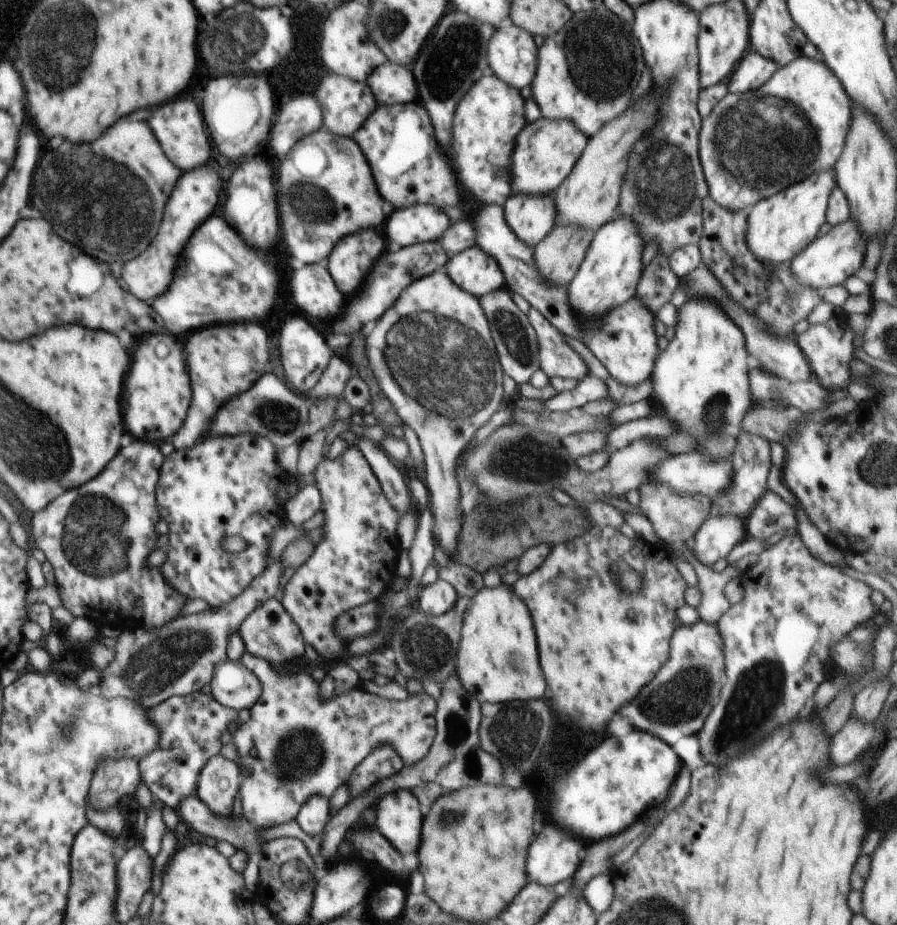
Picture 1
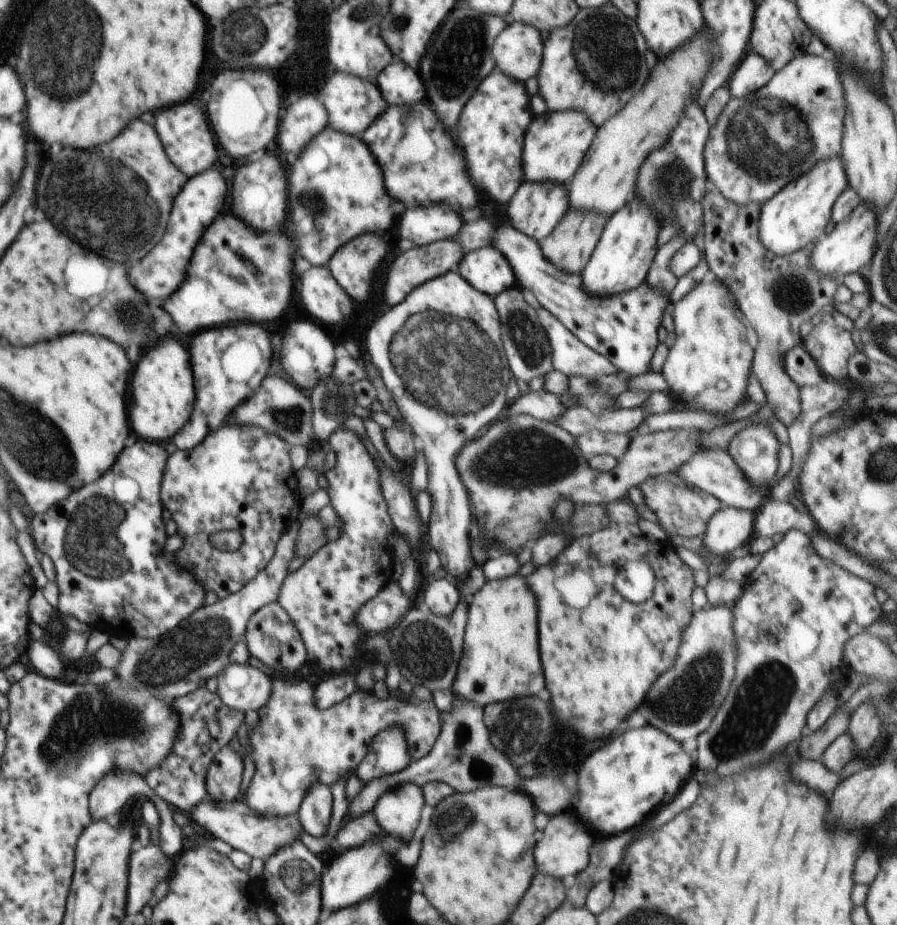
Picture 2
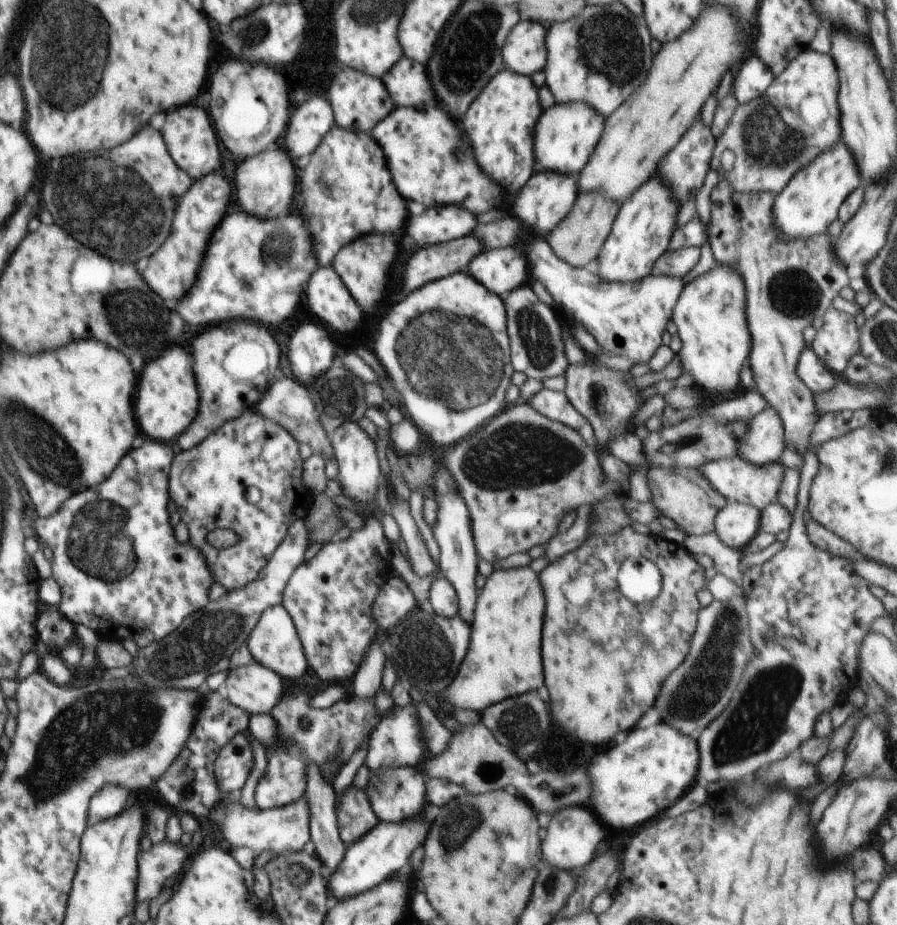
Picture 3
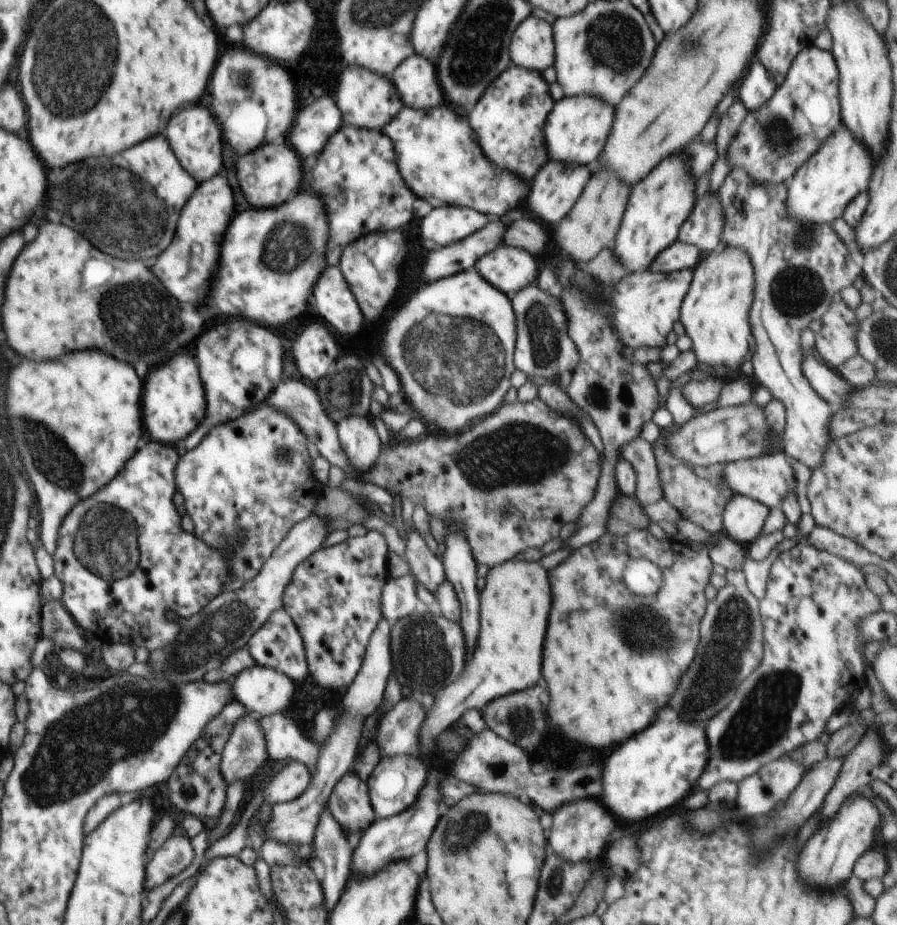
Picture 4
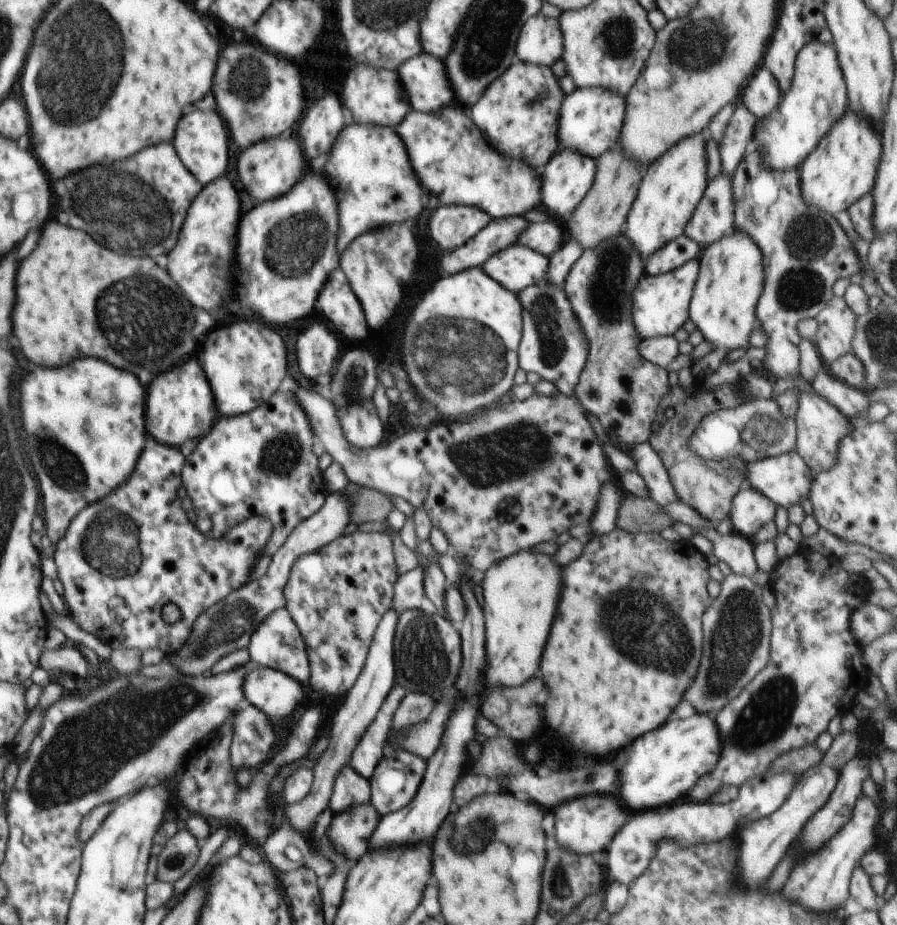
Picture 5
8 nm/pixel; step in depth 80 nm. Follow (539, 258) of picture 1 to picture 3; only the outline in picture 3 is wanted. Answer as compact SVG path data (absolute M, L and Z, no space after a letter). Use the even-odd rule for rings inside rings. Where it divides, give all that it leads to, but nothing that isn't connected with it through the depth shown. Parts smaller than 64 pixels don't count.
M594 192L579 194L578 200L568 212L568 216L560 221L558 226L546 237L546 240L562 260L575 267L592 266L599 255L604 240L611 233L610 228L618 216L618 204L614 200L606 200L606 196L594 196Z

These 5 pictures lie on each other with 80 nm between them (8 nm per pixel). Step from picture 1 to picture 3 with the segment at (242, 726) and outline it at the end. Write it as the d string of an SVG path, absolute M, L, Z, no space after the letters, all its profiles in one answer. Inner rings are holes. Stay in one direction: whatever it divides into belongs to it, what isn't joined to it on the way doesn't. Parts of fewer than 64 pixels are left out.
M298 692L294 696L283 696L270 714L278 720L279 736L278 742L275 743L278 746L268 748L268 774L258 782L258 788L255 791L256 804L260 809L276 808L276 806L285 807L290 802L298 801L298 798L302 798L302 794L306 790L306 764L308 762L322 764L324 760L330 760L334 756L349 760L350 756L358 749L358 746L369 740L370 732L374 730L374 727L383 717L376 714L374 701L356 699L350 694L344 700L335 702L331 707L319 709L312 708L309 705L308 698L302 692Z

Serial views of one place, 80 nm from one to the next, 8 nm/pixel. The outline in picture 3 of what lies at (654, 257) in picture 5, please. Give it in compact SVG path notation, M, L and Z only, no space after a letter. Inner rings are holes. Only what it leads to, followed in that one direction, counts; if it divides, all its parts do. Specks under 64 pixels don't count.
M682 247L664 251L655 262L652 273L670 275L673 277L684 277L700 258L700 247Z

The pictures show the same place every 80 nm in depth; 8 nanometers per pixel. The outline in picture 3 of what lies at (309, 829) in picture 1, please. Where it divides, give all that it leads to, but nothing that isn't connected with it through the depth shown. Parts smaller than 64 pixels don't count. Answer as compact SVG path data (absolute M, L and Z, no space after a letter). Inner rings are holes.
M316 764L308 766L306 796L310 802L309 829L315 846L315 855L330 872L336 872L336 868L342 862L342 856L346 854L346 846L342 844L338 834L336 812L334 812L334 804L336 804L334 790L322 780Z

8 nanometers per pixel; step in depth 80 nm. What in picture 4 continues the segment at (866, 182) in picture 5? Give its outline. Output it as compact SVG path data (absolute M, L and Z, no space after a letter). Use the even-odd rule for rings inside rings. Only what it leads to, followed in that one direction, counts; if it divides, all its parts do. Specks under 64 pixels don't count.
M842 126L838 132L833 132L826 138L816 154L810 156L786 184L787 211L797 219L832 226L836 218L843 216L848 203L857 194L869 189L872 162L874 158L868 148L860 140L856 140L856 136L848 128Z

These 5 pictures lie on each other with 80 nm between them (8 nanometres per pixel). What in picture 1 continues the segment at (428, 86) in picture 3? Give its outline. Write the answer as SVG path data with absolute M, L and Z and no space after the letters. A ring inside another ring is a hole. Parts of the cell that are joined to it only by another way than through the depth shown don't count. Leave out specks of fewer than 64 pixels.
M388 61L373 70L366 82L378 105L388 106L418 100L418 87L413 72L408 68Z

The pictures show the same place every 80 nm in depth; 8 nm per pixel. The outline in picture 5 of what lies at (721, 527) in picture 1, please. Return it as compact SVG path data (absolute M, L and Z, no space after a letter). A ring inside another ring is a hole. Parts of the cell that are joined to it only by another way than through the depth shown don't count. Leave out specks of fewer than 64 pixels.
M744 486L733 498L729 517L732 519L734 530L753 540L756 532L774 520L777 504L764 493L750 486Z

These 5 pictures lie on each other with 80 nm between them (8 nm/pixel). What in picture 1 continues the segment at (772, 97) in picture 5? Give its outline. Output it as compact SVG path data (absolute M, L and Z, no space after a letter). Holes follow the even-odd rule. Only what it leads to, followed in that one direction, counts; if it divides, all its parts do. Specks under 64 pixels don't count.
M749 48L726 81L728 90L734 94L736 90L742 93L756 90L766 84L779 67L773 60Z

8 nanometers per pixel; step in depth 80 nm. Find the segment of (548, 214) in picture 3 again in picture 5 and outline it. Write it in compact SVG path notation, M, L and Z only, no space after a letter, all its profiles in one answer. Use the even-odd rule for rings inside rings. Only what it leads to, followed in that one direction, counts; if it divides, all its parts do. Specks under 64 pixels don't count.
M568 148L562 154L556 154L548 166L544 168L542 174L542 202L548 212L554 216L560 216L562 220L570 218L570 212L582 202L586 192L590 190L594 182L594 172L596 172L596 162L592 158L582 156L580 152L570 152Z

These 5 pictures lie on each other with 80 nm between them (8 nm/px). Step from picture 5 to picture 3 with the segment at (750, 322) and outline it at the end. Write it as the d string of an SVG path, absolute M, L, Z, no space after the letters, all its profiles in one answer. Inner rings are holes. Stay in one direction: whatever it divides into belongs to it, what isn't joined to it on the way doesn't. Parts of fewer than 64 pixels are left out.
M718 263L684 287L673 310L672 320L683 342L682 350L676 353L684 364L682 374L688 372L694 376L696 382L692 386L710 396L711 401L738 388L742 364L750 354L745 286L743 276L736 269Z

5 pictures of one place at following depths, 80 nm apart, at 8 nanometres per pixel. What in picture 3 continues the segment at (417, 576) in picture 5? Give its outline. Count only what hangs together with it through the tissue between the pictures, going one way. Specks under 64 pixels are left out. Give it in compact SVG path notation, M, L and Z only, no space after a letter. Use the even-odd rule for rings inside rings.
M390 576L381 586L373 602L373 619L386 632L396 627L418 605L408 584L398 576Z

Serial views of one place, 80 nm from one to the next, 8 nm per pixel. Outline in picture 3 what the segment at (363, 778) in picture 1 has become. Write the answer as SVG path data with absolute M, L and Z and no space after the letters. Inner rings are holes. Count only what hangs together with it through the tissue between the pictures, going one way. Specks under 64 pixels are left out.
M407 704L406 706L393 706L387 715L384 715L379 723L374 727L372 731L372 736L369 736L369 748L365 762L368 762L370 768L376 768L374 774L378 772L378 768L392 767L392 766L416 766L422 758L422 753L426 750L426 743L422 742L420 738L420 724L418 724L418 712L412 704Z

